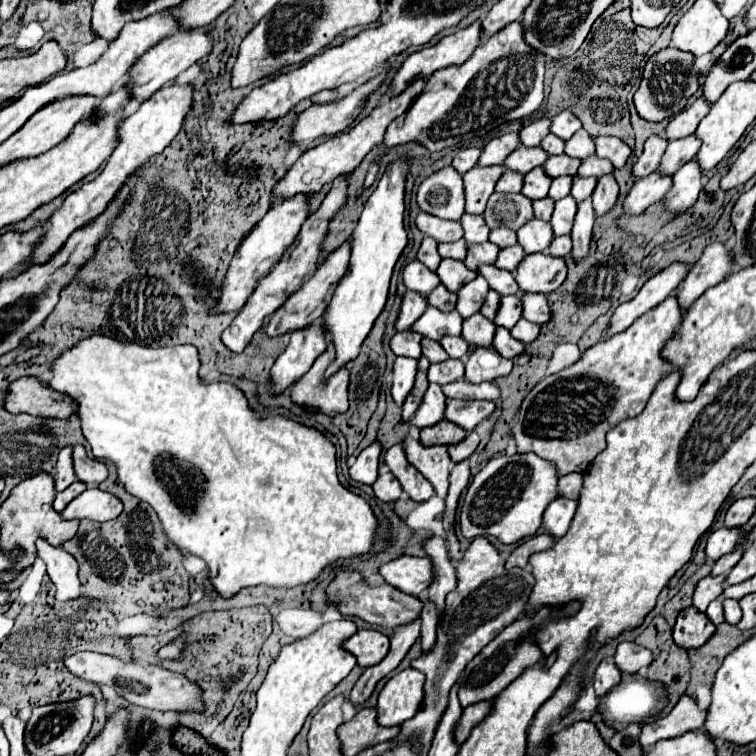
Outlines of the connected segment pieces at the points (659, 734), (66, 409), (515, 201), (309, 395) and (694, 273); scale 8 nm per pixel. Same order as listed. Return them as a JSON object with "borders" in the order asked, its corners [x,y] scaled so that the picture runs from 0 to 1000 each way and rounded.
{"borders":[[[[902,921],[884,947],[862,958],[852,958],[847,968],[847,981],[852,989],[857,989],[857,987],[865,987],[870,979],[892,976],[910,966],[929,963],[934,955],[934,944],[937,942],[929,939],[915,921]]],[[[26,500],[13,508],[8,526],[11,545],[40,545],[42,550],[93,553],[103,545],[103,532],[93,524],[74,519],[53,500]]],[[[653,254],[646,265],[640,291],[648,302],[675,302],[685,304],[690,294],[706,288],[704,265],[690,257],[659,257]]],[[[437,452],[431,466],[426,466],[413,487],[386,511],[386,529],[397,537],[410,537],[423,545],[458,545],[460,542],[460,511],[463,511],[463,481],[447,487],[434,503],[429,503],[431,487],[439,481],[444,466]]],[[[944,320],[939,323],[926,344],[915,352],[905,373],[897,378],[894,394],[902,407],[913,407],[915,399],[921,399],[939,378],[955,373],[971,354],[971,336],[955,323]]]]}

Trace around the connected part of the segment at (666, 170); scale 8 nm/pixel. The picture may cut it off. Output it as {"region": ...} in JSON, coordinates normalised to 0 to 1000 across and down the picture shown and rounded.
{"region":[[[921,177],[889,185],[881,196],[881,204],[878,204],[870,225],[876,230],[892,230],[897,222],[902,222],[910,212],[915,212],[921,206],[926,193],[929,193],[929,185]]]}

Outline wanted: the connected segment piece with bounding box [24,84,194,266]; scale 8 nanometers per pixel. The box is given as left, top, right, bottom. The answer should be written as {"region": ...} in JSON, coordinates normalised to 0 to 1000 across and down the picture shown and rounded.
{"region":[[[225,111],[225,114],[217,114],[209,122],[204,122],[196,132],[190,132],[185,138],[183,148],[177,148],[175,153],[169,153],[159,164],[159,190],[151,196],[151,201],[143,209],[138,225],[119,243],[108,243],[101,254],[93,254],[87,259],[82,275],[77,275],[66,286],[66,291],[61,296],[61,310],[53,315],[53,320],[50,320],[50,325],[45,331],[45,339],[40,344],[34,344],[32,352],[34,349],[45,349],[45,347],[61,347],[71,333],[77,333],[77,328],[82,328],[87,315],[101,302],[108,302],[111,296],[116,296],[119,291],[124,291],[130,283],[138,280],[143,267],[151,262],[156,249],[164,243],[167,233],[180,228],[185,220],[190,220],[201,206],[212,204],[233,183],[233,177],[241,169],[243,156],[254,146],[254,135],[257,135],[254,127],[257,127],[254,111]]]}

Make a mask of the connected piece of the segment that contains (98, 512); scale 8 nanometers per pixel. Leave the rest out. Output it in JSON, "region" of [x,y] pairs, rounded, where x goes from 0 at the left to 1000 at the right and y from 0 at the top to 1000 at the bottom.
{"region":[[[119,643],[85,672],[82,683],[87,683],[90,688],[119,685],[119,688],[140,690],[140,688],[156,685],[159,677],[161,677],[161,664],[151,653],[138,651],[127,643]]]}

